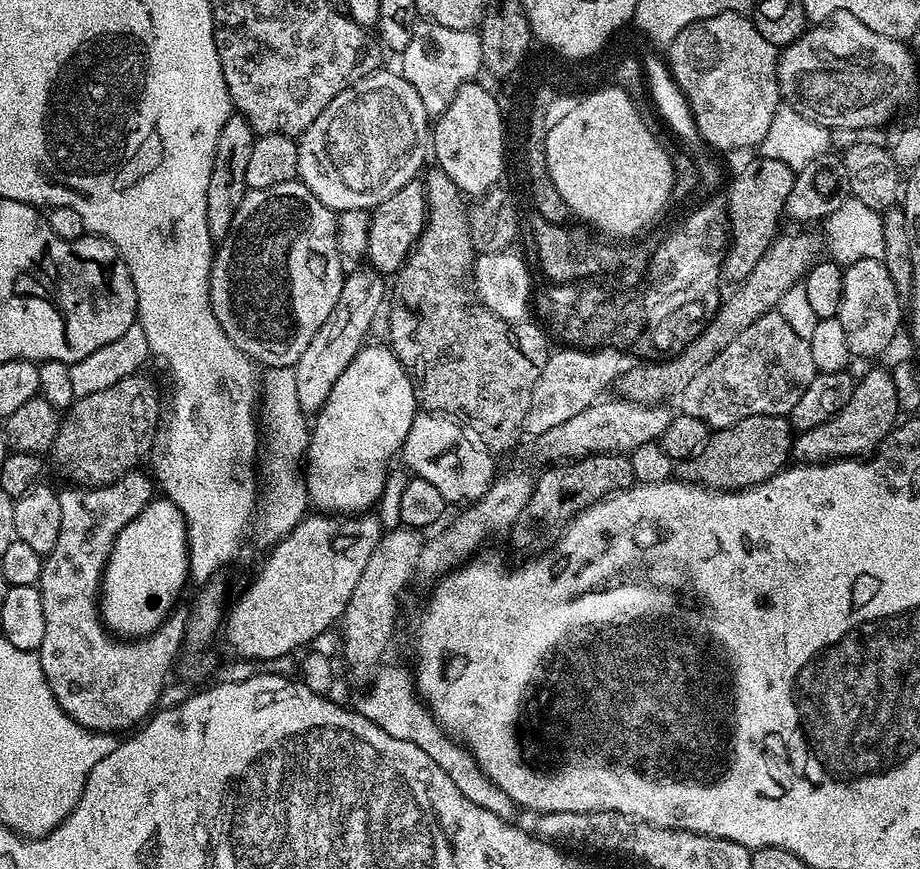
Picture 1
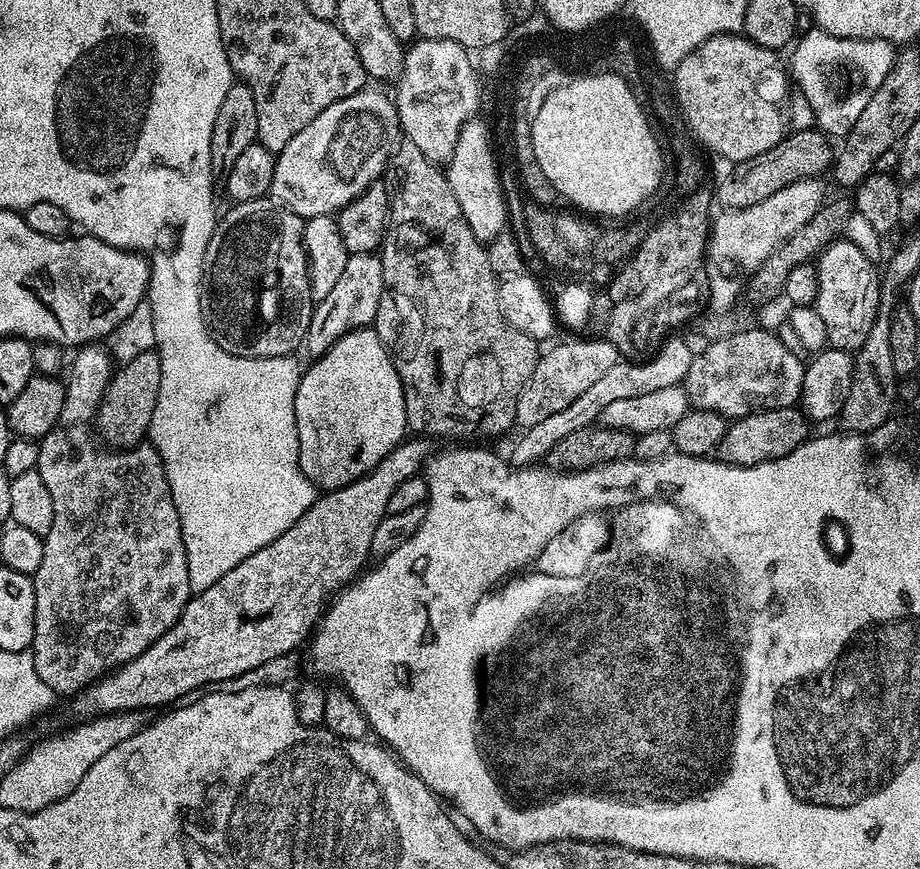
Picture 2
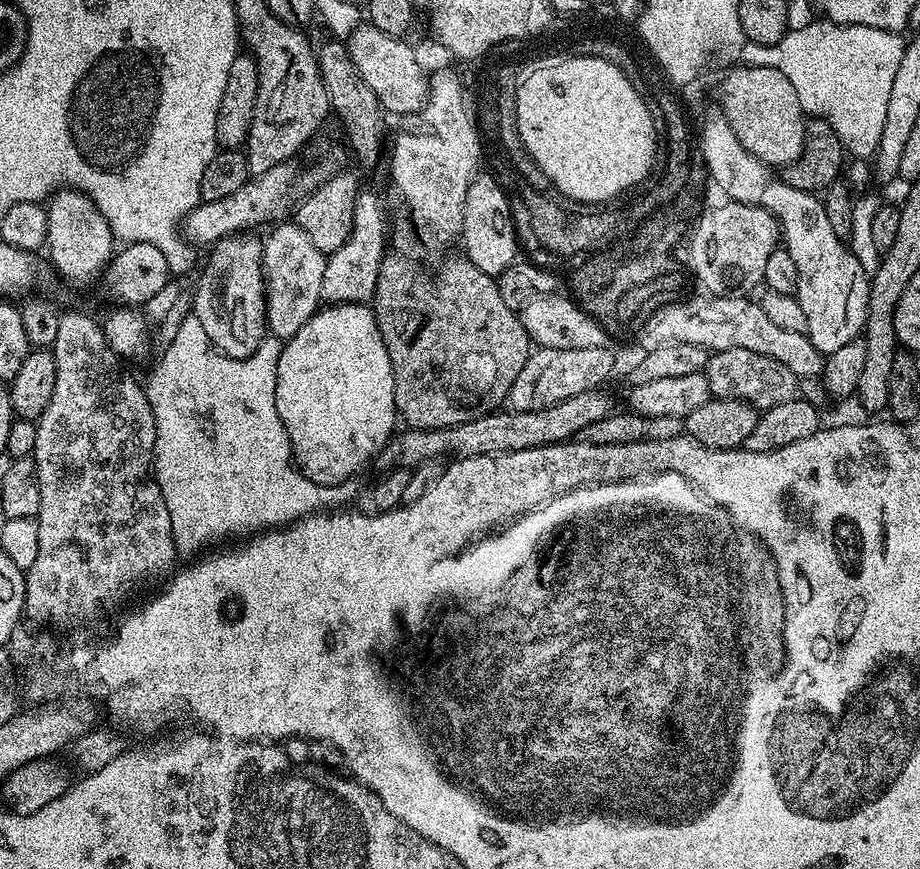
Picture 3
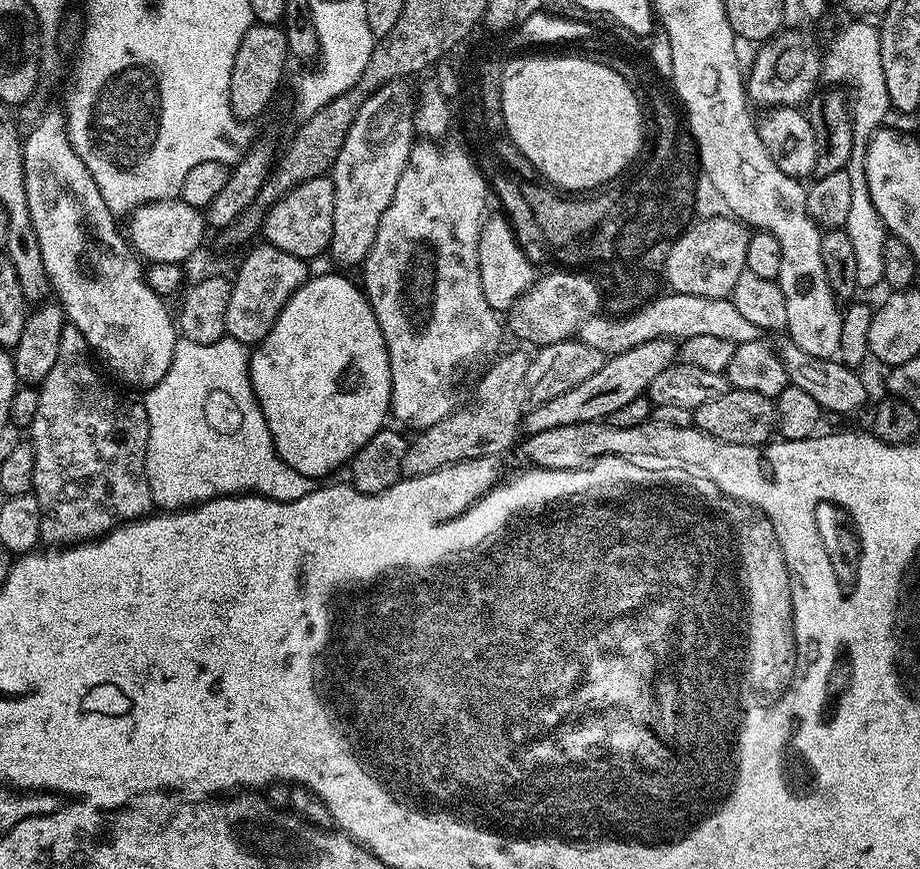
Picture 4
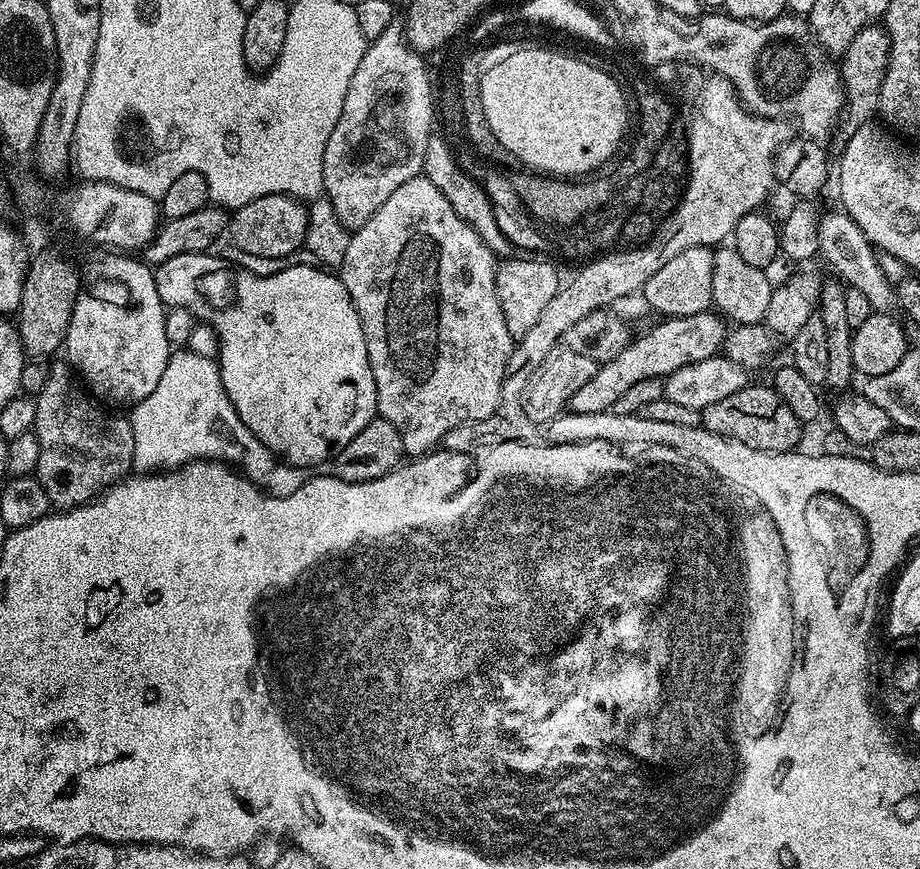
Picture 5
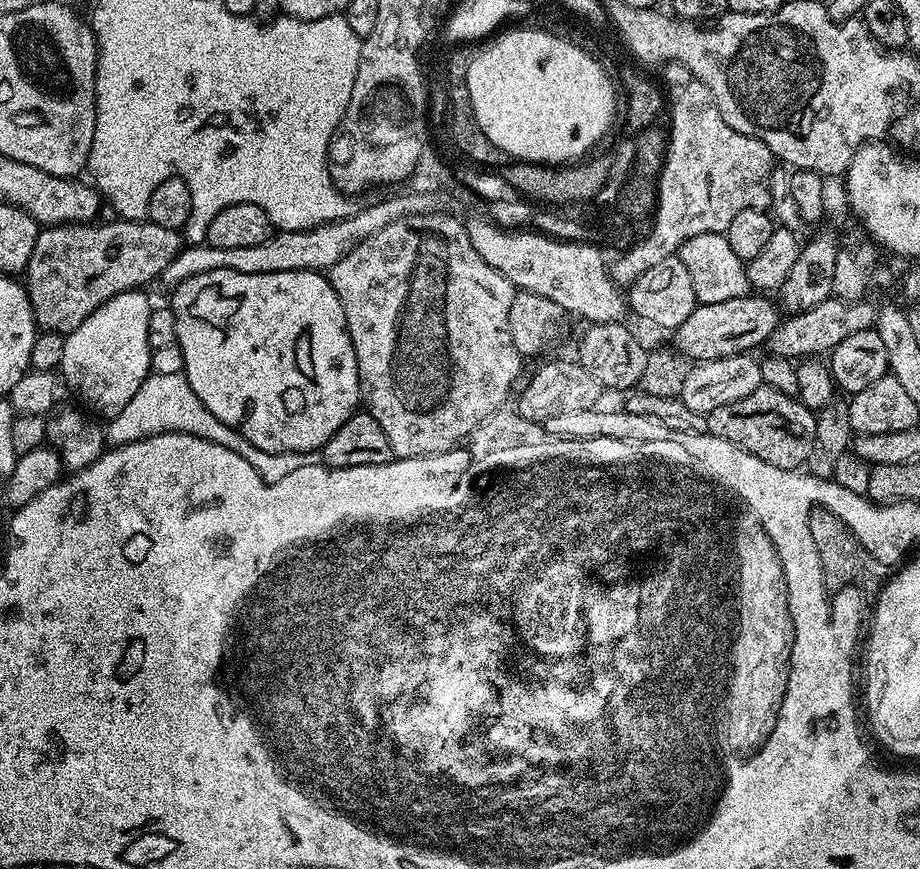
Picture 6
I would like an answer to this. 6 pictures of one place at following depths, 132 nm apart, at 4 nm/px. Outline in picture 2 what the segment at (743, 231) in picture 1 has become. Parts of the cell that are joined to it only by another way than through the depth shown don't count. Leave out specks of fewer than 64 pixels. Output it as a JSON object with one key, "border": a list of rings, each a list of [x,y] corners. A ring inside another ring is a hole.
{"border":[[[813,126],[800,131],[789,131],[778,146],[766,150],[766,154],[754,154],[754,158],[733,163],[724,181],[719,181],[714,196],[721,209],[749,208],[754,202],[762,202],[770,198],[770,194],[778,194],[782,186],[790,186],[790,182],[803,180],[805,176],[823,177],[824,171],[831,169],[834,164],[833,141]]]}

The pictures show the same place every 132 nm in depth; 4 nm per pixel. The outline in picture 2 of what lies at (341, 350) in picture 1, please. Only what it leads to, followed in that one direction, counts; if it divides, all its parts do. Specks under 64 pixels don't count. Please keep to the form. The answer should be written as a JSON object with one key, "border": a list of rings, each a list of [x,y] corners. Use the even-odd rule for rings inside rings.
{"border":[[[371,252],[349,255],[346,266],[343,267],[338,282],[331,288],[330,294],[315,301],[306,337],[309,357],[315,358],[330,350],[330,346],[334,346],[334,342],[338,342],[338,338],[342,338],[347,332],[353,332],[355,328],[369,327],[375,321],[378,306],[383,300],[384,279],[379,255]]]}

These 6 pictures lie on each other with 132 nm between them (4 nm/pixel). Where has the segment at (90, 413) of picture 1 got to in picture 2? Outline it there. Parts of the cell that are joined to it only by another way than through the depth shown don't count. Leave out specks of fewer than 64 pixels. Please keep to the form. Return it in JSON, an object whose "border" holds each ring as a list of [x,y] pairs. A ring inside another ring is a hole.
{"border":[[[155,349],[139,354],[113,373],[96,410],[94,421],[95,433],[105,445],[123,450],[135,447],[145,439],[160,390],[160,379],[162,379],[162,370]]]}

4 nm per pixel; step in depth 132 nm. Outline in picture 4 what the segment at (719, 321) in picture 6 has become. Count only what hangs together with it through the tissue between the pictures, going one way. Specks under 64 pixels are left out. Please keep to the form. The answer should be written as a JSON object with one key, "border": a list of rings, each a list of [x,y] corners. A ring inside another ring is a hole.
{"border":[[[655,340],[642,342],[642,346],[634,346],[634,350],[626,350],[617,356],[605,359],[602,370],[598,374],[590,374],[586,382],[566,390],[566,394],[558,394],[558,398],[550,398],[550,402],[533,404],[523,413],[522,428],[528,436],[542,434],[542,430],[554,430],[558,426],[578,426],[586,422],[604,422],[614,410],[626,406],[633,398],[645,395],[662,370],[677,363],[678,344],[675,340]]]}

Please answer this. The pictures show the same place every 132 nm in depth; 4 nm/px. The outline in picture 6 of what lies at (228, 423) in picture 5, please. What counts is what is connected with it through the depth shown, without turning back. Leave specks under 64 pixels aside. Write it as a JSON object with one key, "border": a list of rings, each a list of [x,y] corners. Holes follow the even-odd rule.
{"border":[[[152,372],[138,386],[138,394],[122,406],[122,410],[116,416],[111,417],[106,424],[106,440],[109,445],[129,444],[145,440],[147,436],[157,436],[163,432],[185,432],[191,436],[197,436],[203,440],[214,442],[218,446],[226,446],[233,450],[239,457],[246,459],[250,466],[254,467],[256,473],[268,484],[280,482],[295,470],[304,466],[314,466],[323,463],[323,451],[316,449],[308,452],[279,452],[270,453],[260,450],[253,443],[247,442],[238,430],[226,426],[226,422],[218,422],[206,406],[194,394],[190,382],[182,374],[158,374]]]}

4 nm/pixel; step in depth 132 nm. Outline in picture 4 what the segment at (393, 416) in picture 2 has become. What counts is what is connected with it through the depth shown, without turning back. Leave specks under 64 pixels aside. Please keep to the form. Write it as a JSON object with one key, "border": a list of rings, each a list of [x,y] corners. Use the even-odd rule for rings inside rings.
{"border":[[[315,276],[285,302],[268,336],[251,349],[248,377],[269,422],[292,416],[289,424],[271,425],[280,457],[298,474],[320,478],[347,465],[356,451],[385,427],[384,415],[387,417],[392,407],[392,379],[382,330],[357,281],[355,284],[344,276]]]}

